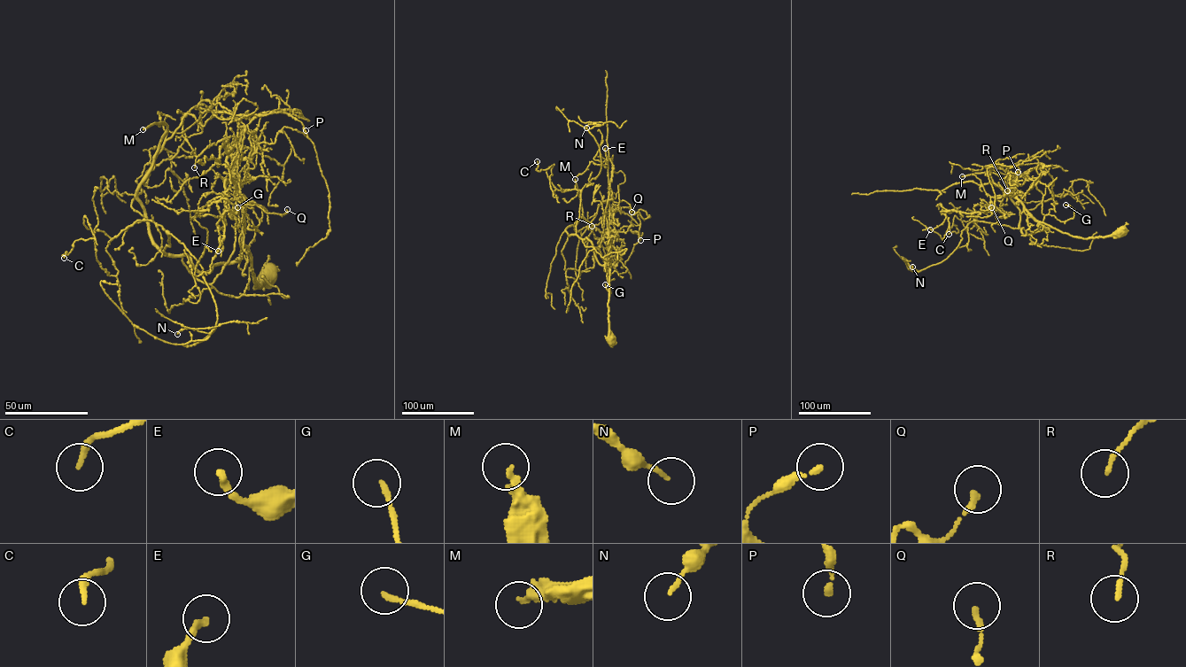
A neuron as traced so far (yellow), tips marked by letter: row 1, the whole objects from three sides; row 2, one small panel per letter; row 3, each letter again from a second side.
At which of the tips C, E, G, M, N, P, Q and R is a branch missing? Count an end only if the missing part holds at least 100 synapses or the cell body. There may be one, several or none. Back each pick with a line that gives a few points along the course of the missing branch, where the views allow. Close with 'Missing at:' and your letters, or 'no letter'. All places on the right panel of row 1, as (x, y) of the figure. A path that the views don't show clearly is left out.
Missing at: M

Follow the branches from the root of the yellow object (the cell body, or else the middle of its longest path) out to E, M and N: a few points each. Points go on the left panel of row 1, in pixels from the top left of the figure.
E: (266, 276), (254, 288), (230, 180), (232, 218), (227, 199), (217, 204), (218, 251)
M: (266, 276), (254, 288), (244, 245), (236, 260), (200, 272), (154, 243), (136, 190), (166, 128), (143, 129)
N: (266, 276), (244, 245), (199, 271), (167, 233), (217, 313), (183, 345), (205, 340), (177, 334)

